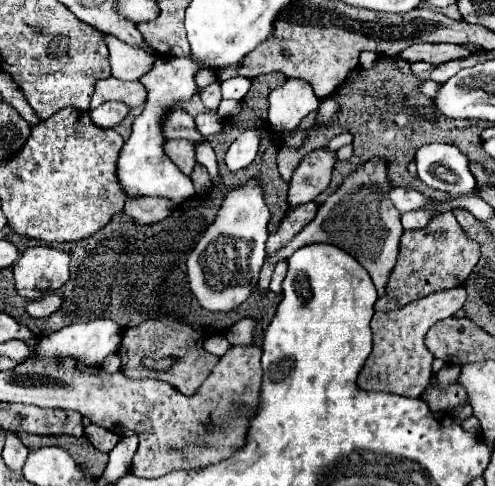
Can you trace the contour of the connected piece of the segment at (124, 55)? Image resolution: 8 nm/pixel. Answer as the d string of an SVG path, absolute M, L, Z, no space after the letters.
M104 34L104 40L110 48L112 76L120 80L140 80L144 74L148 74L148 70L152 70L156 58L152 58L152 54L146 50L128 46L110 34Z

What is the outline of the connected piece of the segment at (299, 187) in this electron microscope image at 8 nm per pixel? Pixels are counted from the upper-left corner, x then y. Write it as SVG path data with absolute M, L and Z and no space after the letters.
M318 148L310 152L306 158L302 158L290 180L290 190L288 190L290 206L310 202L320 192L324 192L330 184L334 164L336 164L336 154L328 148Z

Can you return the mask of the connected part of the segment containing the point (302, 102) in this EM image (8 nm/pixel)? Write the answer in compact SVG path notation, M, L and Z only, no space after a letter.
M288 78L284 86L270 94L268 120L278 132L290 132L300 124L304 114L318 110L320 100L314 96L312 88L300 78Z

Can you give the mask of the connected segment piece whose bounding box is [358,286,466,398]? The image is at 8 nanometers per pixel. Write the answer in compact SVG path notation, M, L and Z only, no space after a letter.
M458 286L458 288L428 294L394 312L376 312L372 318L374 350L358 374L360 390L418 398L426 388L426 384L430 382L432 360L434 360L434 356L424 346L424 336L430 326L434 326L444 318L454 316L462 308L464 300L466 300L466 290Z

